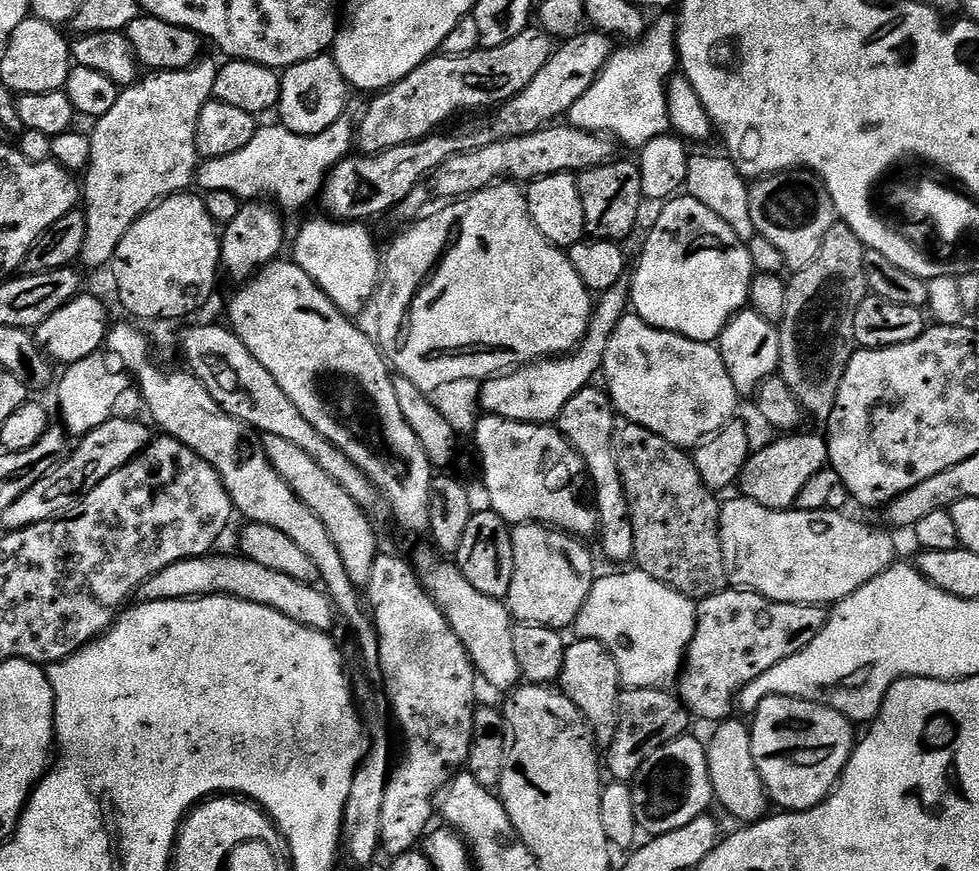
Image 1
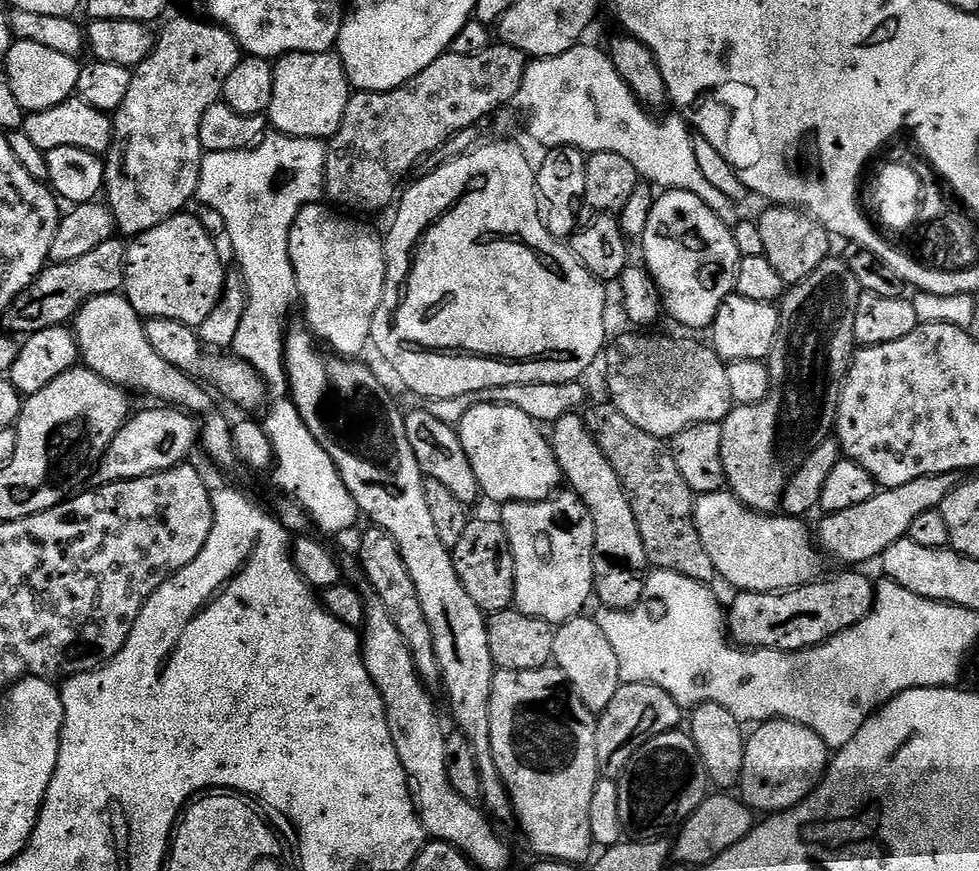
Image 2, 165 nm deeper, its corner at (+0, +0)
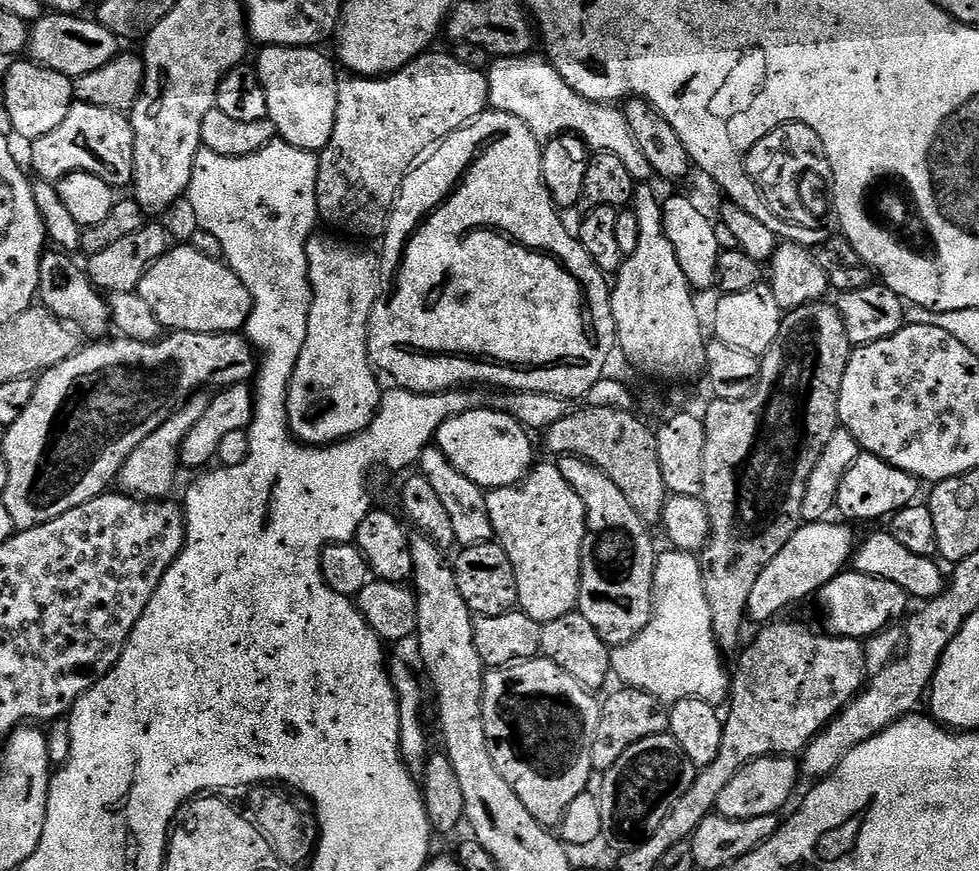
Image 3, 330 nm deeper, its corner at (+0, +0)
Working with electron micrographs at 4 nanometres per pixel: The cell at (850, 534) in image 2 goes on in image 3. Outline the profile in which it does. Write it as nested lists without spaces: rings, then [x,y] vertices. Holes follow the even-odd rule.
[[[831,519],[820,520],[817,524],[801,523],[799,530],[778,550],[777,556],[758,574],[758,582],[754,582],[754,590],[750,593],[750,602],[746,613],[747,619],[764,626],[775,621],[783,608],[804,600],[807,596],[815,597],[821,588],[834,577],[849,567],[858,544],[858,536],[851,532],[844,522],[832,524]]]

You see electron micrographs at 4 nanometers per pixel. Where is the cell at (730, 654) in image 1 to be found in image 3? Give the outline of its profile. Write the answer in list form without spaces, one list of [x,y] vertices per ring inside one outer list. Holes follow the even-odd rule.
[[[845,570],[830,582],[826,582],[826,586],[818,593],[819,600],[824,607],[823,627],[831,635],[845,636],[858,641],[891,629],[895,620],[903,621],[910,603],[908,592],[902,590],[902,586],[886,582],[886,578],[874,578],[870,574],[862,574],[855,570]]]

